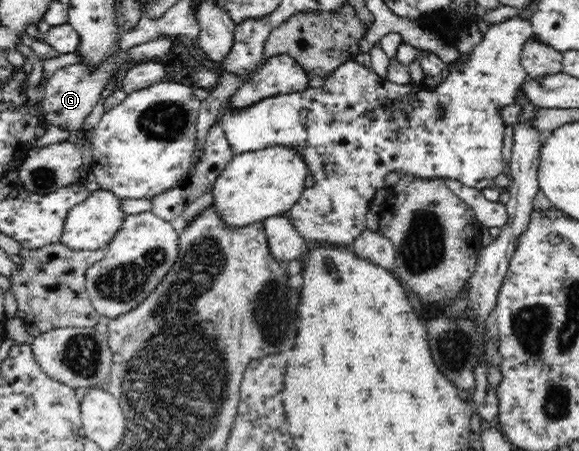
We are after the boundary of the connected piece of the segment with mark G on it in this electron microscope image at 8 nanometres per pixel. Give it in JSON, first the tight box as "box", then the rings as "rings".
{"box":[42,36,174,132],"rings":[[[160,36],[154,40],[148,40],[144,44],[136,44],[128,50],[118,50],[114,56],[98,62],[98,64],[73,64],[59,68],[46,82],[44,86],[45,94],[42,101],[44,118],[72,132],[80,131],[84,124],[84,119],[92,112],[92,109],[102,98],[102,91],[114,80],[116,74],[120,76],[126,69],[134,64],[144,61],[154,61],[171,52],[174,37]]]}

